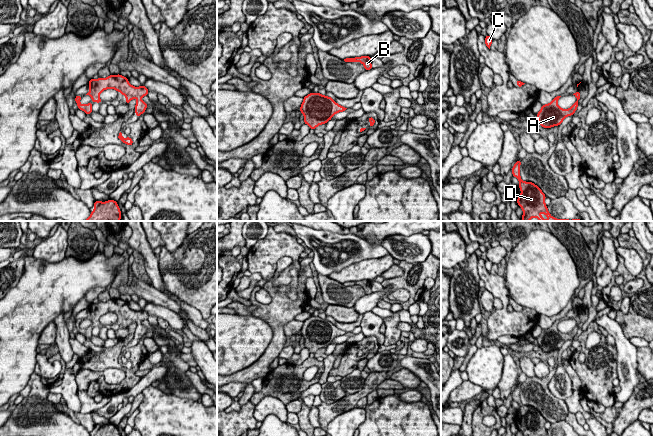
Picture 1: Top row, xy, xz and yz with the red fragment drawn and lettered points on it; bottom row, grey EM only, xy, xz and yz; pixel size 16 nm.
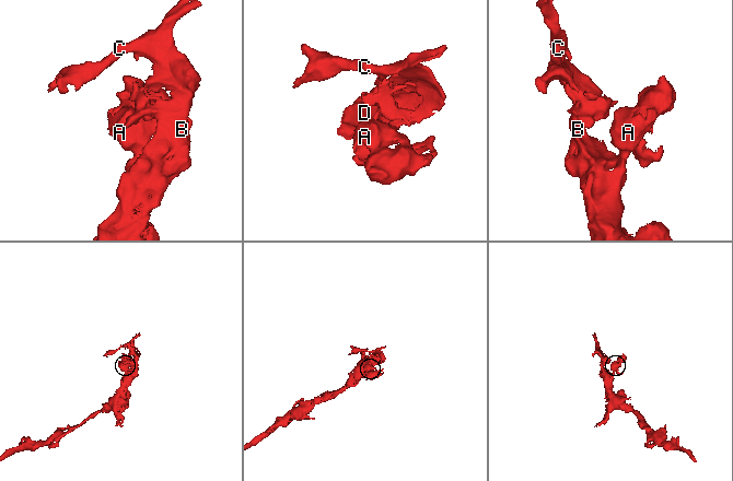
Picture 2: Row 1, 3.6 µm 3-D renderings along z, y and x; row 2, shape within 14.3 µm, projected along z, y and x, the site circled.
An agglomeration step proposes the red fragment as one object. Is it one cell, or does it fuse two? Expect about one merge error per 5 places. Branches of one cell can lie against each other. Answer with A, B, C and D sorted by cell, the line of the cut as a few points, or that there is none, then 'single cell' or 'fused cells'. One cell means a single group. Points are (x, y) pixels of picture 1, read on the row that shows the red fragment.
groups A B C D; cut none; single cell

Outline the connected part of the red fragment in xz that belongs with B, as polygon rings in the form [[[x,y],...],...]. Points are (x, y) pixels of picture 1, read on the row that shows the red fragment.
[[[362,56],[362,57],[356,57],[356,58],[345,58],[343,59],[344,62],[361,62],[365,70],[371,70],[372,65],[371,65],[371,58],[369,56]]]

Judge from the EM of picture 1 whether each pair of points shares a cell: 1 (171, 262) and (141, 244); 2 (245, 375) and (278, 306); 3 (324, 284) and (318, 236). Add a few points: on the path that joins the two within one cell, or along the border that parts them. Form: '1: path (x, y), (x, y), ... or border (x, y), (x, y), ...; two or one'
1: border (157, 256), (160, 275), (163, 279); two
2: path (263, 361), (274, 349), (278, 341), (278, 324); one
3: border (318, 274), (327, 276); two

